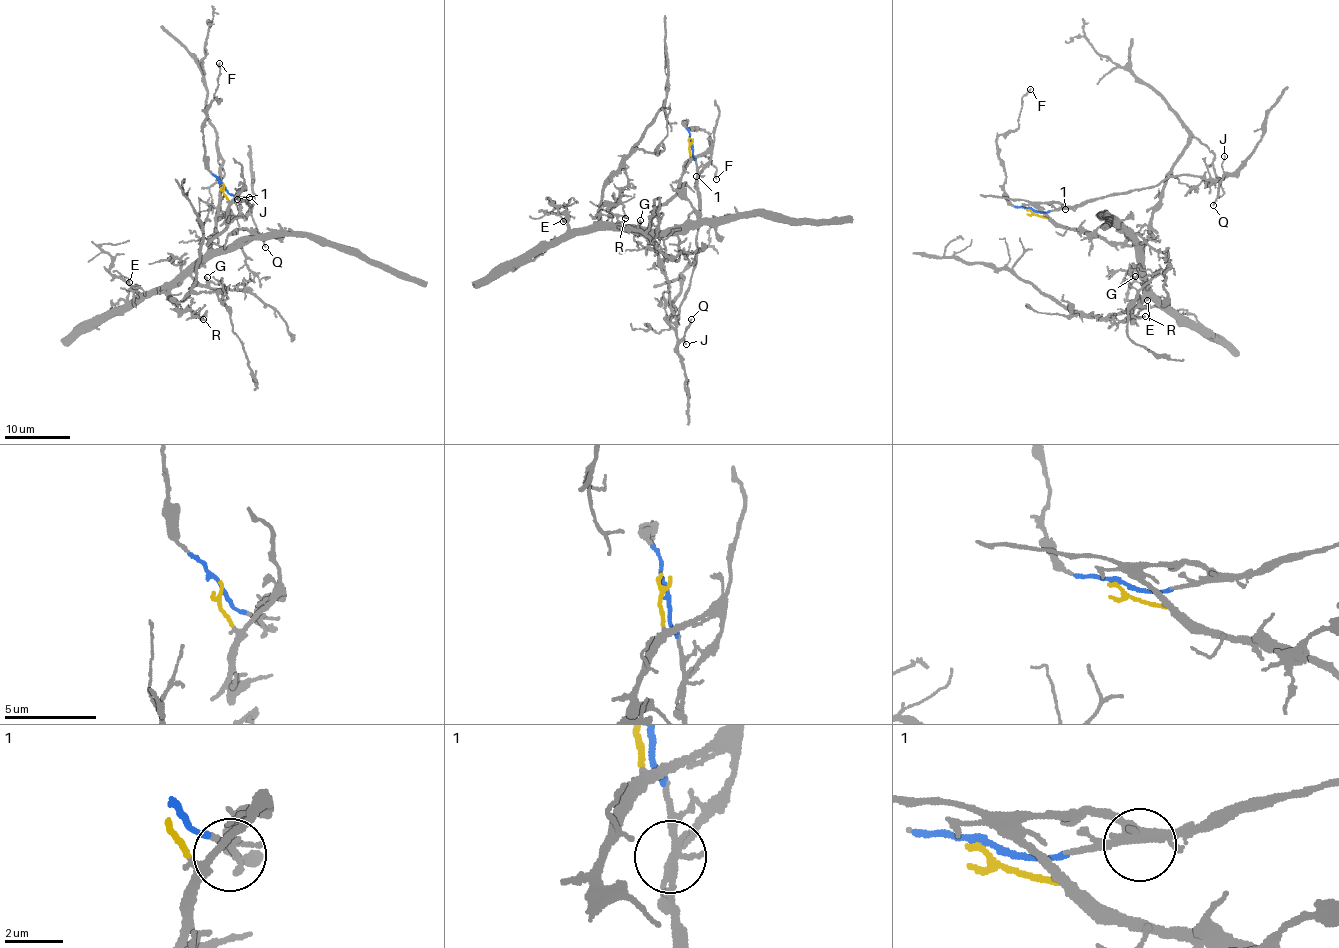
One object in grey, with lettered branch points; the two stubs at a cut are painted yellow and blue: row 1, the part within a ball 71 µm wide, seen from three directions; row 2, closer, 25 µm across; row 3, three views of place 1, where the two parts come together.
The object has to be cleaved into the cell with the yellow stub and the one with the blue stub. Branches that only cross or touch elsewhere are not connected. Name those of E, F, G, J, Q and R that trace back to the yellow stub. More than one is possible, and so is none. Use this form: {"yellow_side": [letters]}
{"yellow_side": ["E", "G", "R"]}

